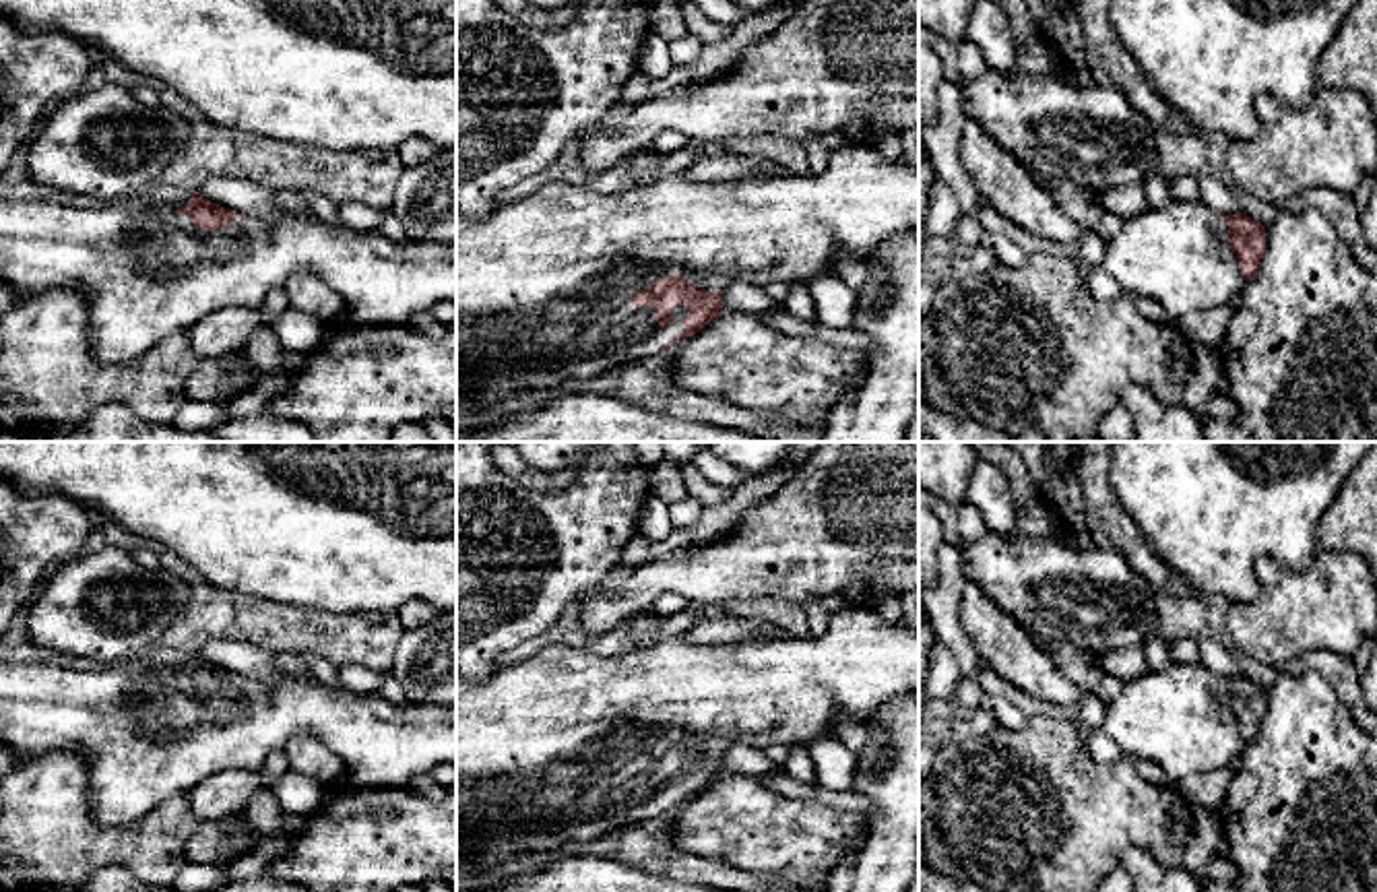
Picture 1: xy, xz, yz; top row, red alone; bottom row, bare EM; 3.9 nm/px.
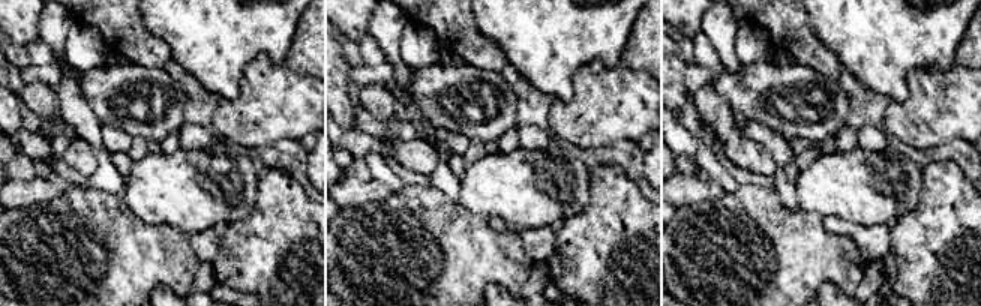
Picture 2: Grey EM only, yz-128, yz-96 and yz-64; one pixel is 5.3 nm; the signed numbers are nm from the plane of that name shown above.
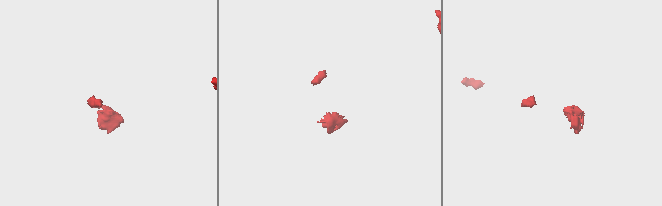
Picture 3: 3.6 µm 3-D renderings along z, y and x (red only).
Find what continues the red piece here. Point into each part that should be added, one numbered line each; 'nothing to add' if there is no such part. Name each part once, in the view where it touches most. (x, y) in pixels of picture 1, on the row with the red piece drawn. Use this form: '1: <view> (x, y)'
1: xz (546, 279)

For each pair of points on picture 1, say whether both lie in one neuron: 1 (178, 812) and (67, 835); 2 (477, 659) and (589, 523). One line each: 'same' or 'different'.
1: same
2: same

